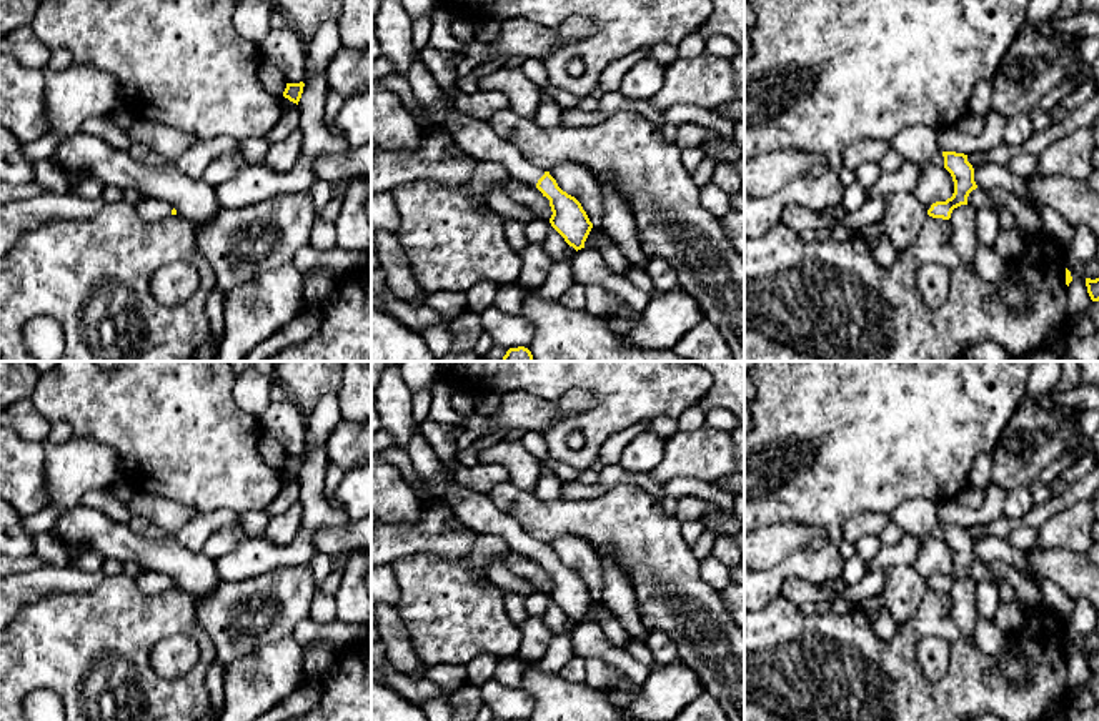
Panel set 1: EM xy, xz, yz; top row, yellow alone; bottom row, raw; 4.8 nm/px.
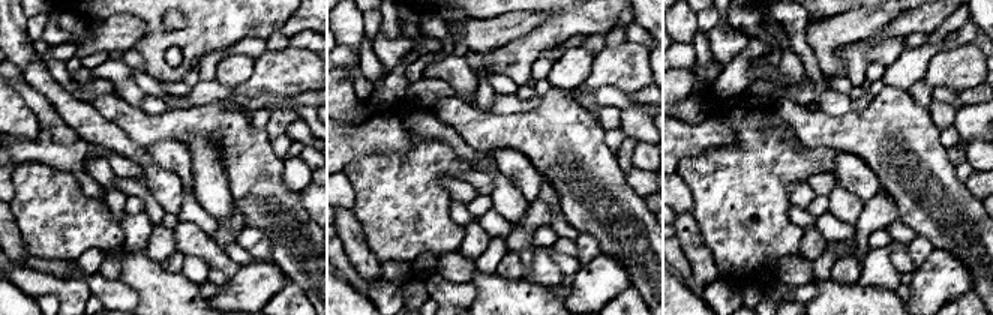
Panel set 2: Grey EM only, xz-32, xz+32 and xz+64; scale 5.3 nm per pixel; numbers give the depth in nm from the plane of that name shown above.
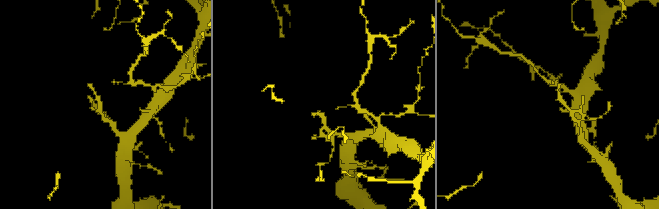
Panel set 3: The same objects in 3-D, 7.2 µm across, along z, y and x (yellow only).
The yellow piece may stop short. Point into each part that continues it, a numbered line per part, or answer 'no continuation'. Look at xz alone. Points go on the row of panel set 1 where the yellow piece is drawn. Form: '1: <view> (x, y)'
1: xz (475, 139)

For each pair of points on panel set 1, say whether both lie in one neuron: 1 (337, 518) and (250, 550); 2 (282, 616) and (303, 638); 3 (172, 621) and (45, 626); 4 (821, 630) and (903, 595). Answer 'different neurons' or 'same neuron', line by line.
1: same neuron
2: different neurons
3: same neuron
4: different neurons

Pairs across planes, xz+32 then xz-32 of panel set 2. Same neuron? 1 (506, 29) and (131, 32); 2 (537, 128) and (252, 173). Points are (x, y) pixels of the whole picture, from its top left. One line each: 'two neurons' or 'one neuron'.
1: one neuron
2: one neuron

